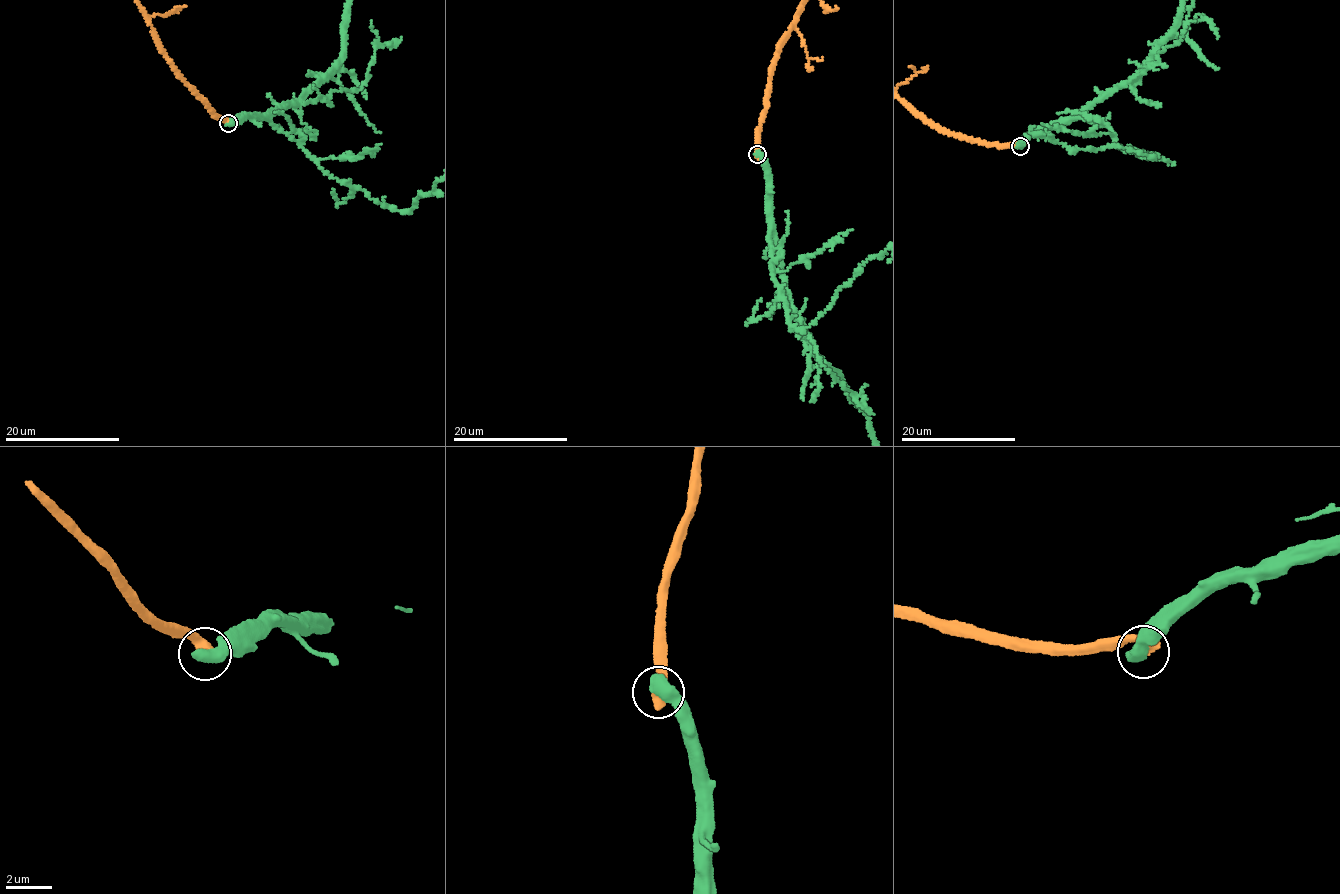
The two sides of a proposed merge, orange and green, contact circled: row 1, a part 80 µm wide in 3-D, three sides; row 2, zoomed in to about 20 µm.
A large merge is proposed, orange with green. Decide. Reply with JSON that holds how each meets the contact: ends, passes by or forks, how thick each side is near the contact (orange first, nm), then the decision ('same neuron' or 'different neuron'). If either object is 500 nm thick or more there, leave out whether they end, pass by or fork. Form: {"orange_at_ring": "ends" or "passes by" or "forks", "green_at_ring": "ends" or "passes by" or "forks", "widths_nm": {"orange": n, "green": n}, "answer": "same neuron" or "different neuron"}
{"widths_nm": {"orange": 550, "green": 700}, "answer": "different neuron"}

